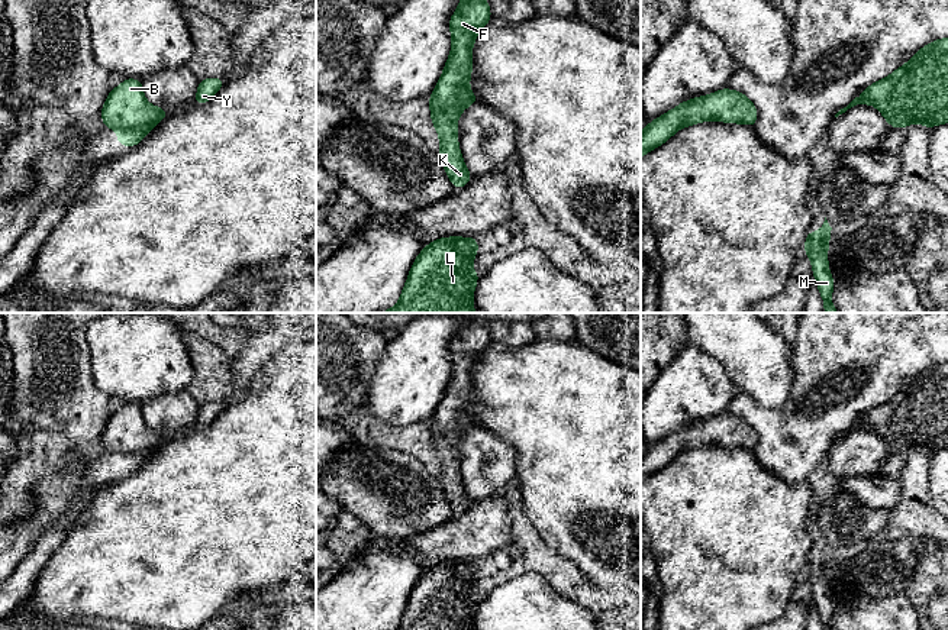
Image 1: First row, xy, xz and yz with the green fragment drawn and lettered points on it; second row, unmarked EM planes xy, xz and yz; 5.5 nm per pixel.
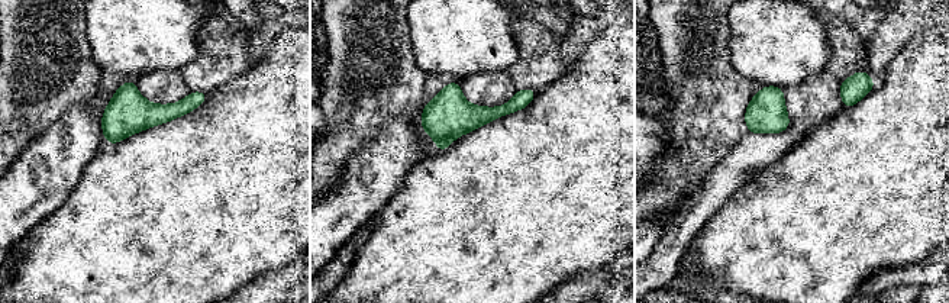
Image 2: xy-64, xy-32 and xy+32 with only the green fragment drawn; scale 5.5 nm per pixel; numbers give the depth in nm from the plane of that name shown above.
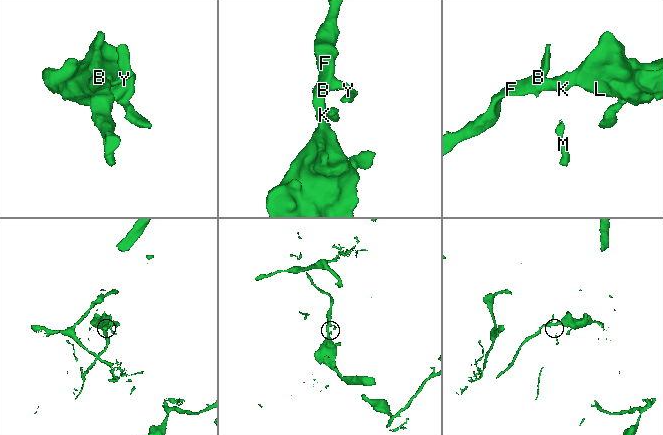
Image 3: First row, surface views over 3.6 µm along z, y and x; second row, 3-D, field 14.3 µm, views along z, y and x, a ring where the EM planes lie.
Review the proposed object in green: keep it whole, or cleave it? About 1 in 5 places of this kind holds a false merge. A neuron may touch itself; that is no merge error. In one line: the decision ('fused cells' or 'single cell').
fused cells

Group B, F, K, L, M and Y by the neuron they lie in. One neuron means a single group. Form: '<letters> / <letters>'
B F K L Y / M

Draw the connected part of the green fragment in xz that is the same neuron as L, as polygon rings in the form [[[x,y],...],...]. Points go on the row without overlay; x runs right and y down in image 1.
[[[442,562],[428,566],[410,592],[396,630],[473,630],[480,600],[471,592],[477,562]]]

